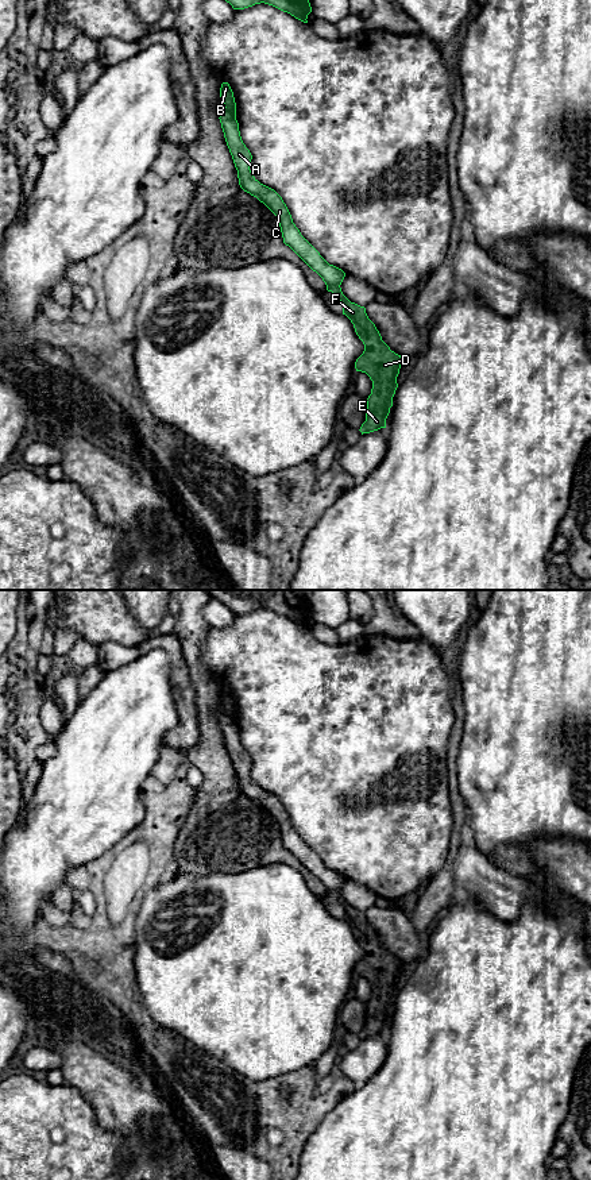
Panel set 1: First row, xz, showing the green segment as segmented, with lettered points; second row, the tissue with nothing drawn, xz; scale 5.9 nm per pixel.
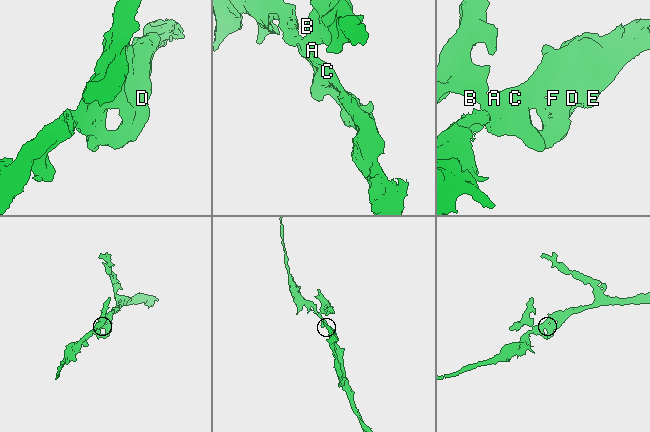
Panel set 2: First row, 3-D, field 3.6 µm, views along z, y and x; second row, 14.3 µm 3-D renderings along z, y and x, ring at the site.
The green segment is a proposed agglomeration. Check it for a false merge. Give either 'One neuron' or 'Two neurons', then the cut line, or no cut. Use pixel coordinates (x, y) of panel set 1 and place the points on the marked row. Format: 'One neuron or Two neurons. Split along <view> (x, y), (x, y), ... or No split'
Two neurons. Split along xz (226, 107), (235, 116)

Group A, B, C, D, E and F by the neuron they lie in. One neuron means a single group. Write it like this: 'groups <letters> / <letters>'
groups A C D E F / B

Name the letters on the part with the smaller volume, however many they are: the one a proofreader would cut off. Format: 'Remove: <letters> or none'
Remove: B

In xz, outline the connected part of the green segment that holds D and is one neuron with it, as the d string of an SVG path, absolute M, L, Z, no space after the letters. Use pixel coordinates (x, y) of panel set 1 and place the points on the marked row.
M227 108L220 115L220 123L229 153L232 155L240 188L263 203L278 219L283 243L289 246L313 271L316 271L332 292L335 298L343 304L343 315L354 324L355 332L364 344L363 354L356 359L356 371L366 373L372 381L368 396L366 421L360 432L370 433L386 428L386 419L393 406L393 397L398 387L397 377L401 365L401 355L390 350L382 340L375 324L368 319L366 308L351 302L341 292L341 282L345 273L329 265L320 252L301 235L293 223L291 215L282 197L271 188L260 184L251 173L252 155L242 140L239 123Z

